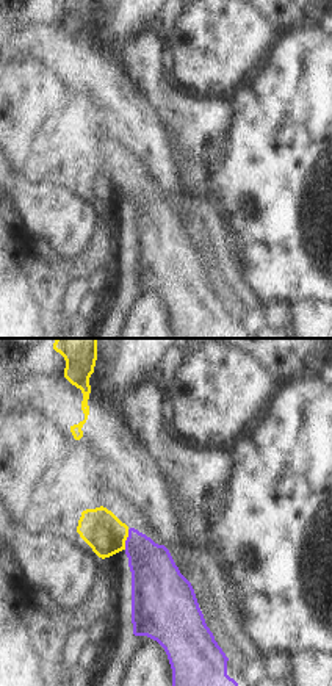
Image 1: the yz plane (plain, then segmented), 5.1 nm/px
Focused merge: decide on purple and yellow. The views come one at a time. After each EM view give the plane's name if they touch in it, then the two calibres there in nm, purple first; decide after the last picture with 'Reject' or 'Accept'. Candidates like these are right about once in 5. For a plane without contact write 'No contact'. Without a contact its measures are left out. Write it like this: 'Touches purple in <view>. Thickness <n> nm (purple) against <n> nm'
Touches purple in yz. Thickness 260 nm (purple) against 200 nm

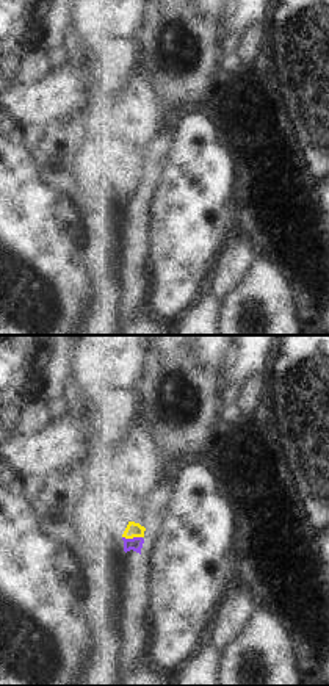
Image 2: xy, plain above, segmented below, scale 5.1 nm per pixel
Touches purple in xy. Thickness 70 nm (purple) against 80 nm

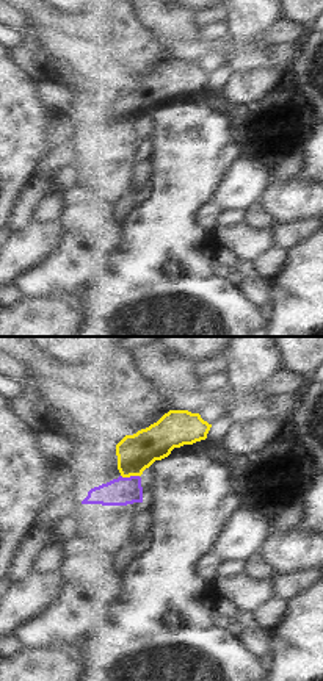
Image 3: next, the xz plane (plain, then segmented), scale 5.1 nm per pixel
Touches purple in xz. Thickness 140 nm (purple) against 190 nm

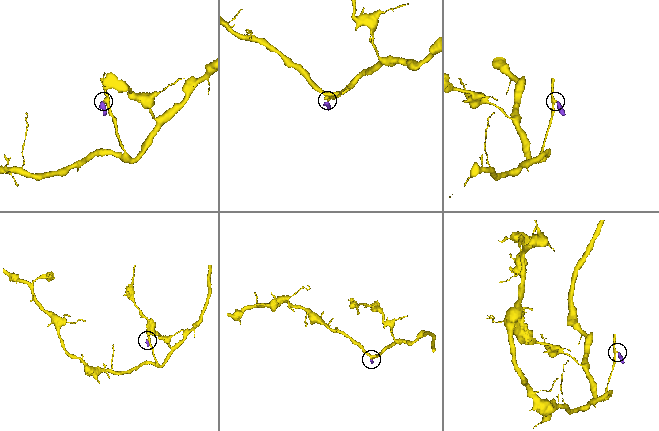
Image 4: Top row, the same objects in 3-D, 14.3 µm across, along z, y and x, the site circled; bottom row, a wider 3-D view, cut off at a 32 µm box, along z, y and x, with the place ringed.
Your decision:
Reject

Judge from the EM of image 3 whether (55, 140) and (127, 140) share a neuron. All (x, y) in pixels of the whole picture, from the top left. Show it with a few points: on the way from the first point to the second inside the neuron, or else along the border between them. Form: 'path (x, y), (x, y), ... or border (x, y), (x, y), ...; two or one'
border (60, 111), (63, 129), (77, 147); two

